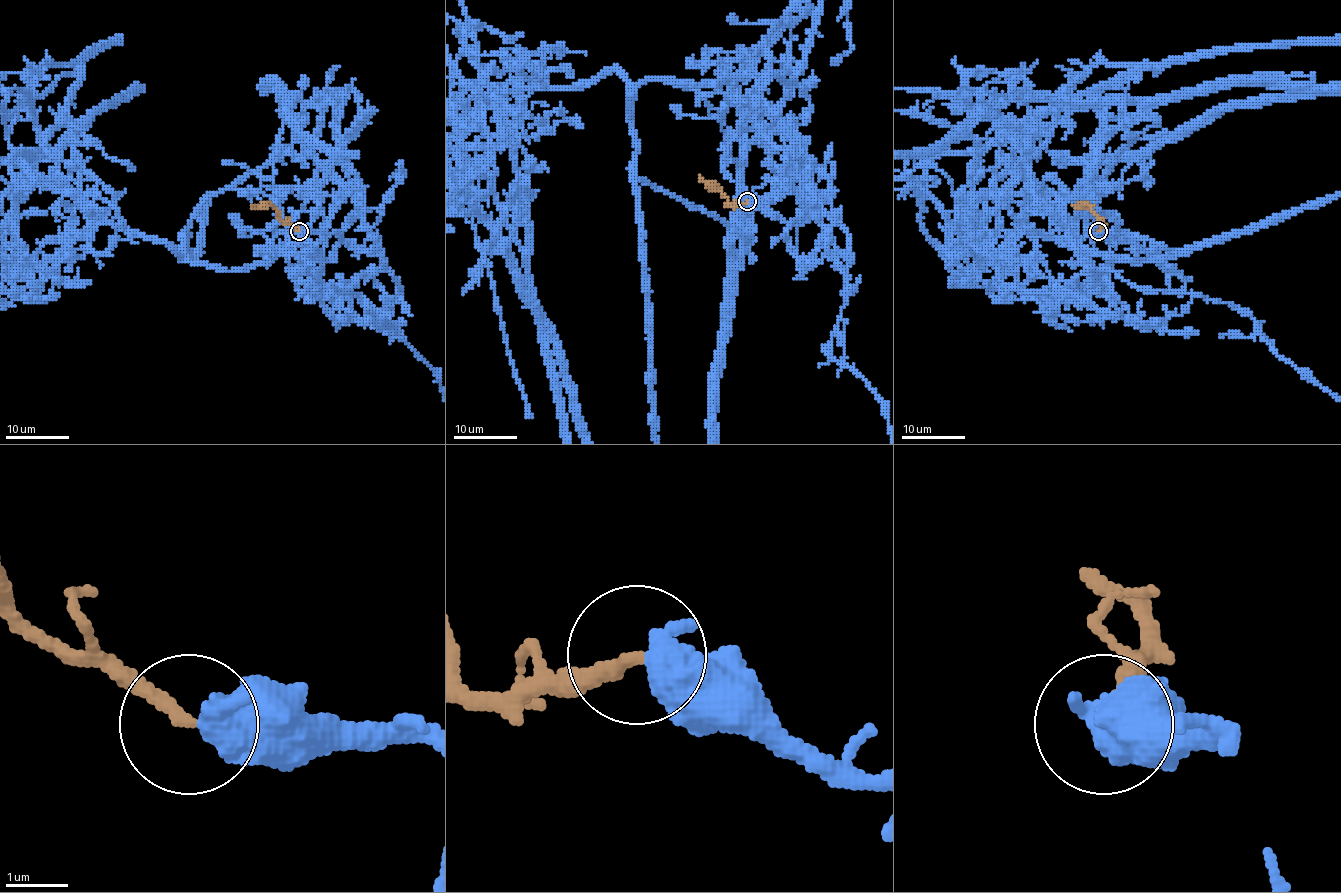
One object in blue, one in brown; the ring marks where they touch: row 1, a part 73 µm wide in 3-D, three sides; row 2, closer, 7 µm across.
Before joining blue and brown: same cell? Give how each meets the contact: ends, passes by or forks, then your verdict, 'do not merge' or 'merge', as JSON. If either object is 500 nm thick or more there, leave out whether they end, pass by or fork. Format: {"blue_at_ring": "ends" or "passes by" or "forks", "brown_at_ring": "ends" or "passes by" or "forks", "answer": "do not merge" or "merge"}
{"answer": "merge"}

